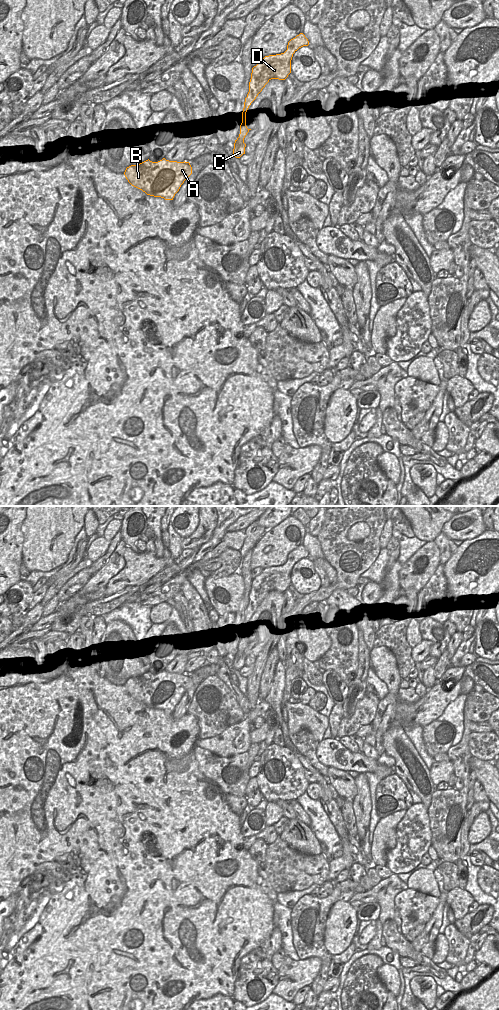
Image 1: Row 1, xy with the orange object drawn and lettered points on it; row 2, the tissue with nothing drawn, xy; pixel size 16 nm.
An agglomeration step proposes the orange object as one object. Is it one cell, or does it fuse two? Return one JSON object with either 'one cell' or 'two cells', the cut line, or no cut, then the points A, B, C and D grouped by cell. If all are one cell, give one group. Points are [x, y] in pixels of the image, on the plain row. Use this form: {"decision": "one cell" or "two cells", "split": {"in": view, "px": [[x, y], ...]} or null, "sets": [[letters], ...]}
{"decision": "one cell", "split": null, "sets": [["A", "B", "C", "D"]]}

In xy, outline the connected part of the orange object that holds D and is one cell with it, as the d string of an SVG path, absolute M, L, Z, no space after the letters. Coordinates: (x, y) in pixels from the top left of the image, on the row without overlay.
M300 545L288 554L287 562L284 565L265 568L256 578L252 580L251 591L249 594L249 604L245 610L242 624L240 646L234 655L234 669L240 670L243 666L245 666L246 656L244 655L244 650L251 642L246 638L246 624L249 618L271 591L285 592L288 589L291 585L291 572L293 566L299 560L308 557L308 551L303 545Z

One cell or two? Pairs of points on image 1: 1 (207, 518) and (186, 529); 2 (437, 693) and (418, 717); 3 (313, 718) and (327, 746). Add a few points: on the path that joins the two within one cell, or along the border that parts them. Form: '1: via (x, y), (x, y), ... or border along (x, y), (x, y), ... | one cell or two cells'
1: border along (199, 516), (196, 529), (184, 538) | two cells
2: via (436, 699), (424, 711) | one cell
3: border along (323, 739), (319, 742) | two cells

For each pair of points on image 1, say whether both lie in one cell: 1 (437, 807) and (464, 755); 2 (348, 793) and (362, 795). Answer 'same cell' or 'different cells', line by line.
1: same cell
2: different cells

